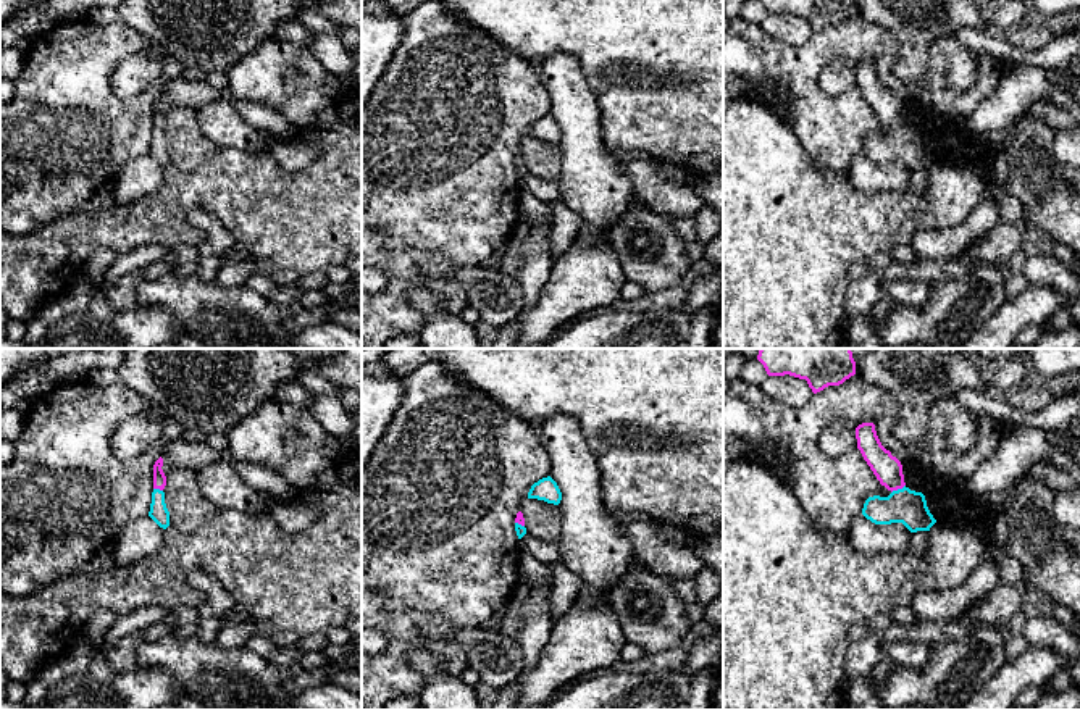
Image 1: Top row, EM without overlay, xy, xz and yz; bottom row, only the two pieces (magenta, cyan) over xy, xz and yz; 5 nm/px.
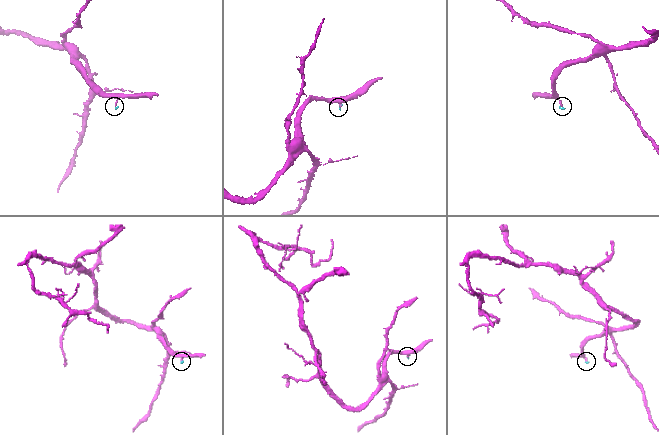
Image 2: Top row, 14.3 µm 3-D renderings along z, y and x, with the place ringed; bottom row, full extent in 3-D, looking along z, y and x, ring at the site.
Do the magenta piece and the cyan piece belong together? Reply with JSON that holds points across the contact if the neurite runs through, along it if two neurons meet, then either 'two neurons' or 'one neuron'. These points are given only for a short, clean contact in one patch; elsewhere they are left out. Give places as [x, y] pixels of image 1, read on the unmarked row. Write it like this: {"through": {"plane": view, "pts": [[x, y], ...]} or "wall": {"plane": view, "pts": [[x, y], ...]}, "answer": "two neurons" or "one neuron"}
{"through": {"plane": "yz", "pts": [[888, 108], [898, 126], [903, 144]]}, "answer": "one neuron"}

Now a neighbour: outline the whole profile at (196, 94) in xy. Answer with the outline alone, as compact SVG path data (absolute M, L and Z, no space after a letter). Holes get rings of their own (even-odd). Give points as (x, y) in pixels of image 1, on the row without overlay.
M178 77L171 81L161 94L163 111L168 113L176 106L190 106L200 110L207 103L220 97L220 90L210 86L207 81L186 81Z

